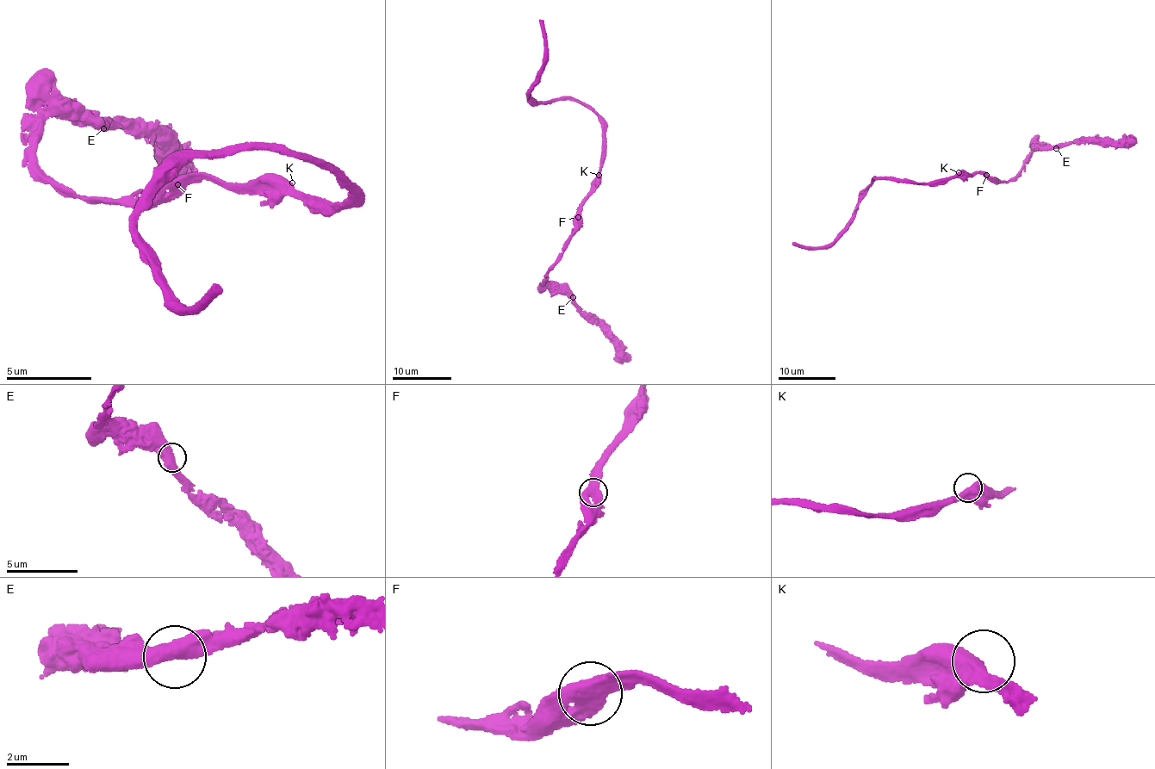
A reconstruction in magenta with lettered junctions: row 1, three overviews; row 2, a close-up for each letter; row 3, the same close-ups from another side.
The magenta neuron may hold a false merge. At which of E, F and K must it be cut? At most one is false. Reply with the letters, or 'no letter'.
no letter

